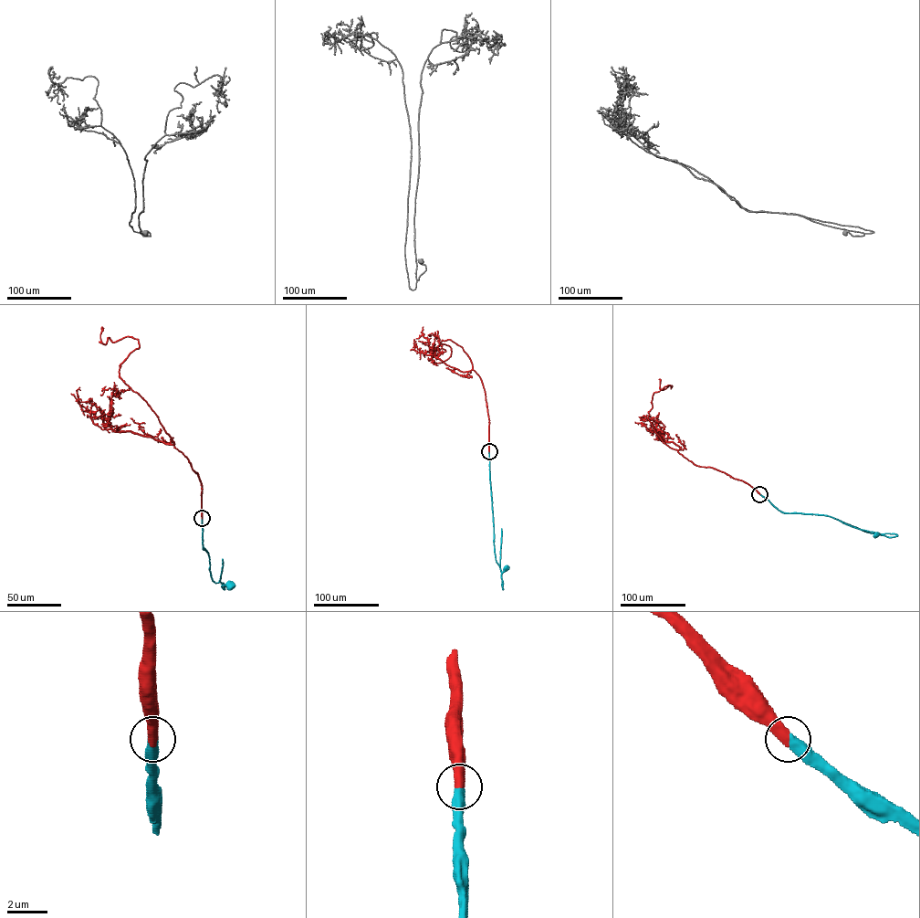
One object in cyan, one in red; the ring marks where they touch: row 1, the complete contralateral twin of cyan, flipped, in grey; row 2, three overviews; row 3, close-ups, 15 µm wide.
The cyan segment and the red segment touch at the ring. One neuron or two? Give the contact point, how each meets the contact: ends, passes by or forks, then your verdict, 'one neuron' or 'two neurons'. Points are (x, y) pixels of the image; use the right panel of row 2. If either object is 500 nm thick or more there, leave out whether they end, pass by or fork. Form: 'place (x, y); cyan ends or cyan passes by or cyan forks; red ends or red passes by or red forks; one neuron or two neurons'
place (759, 494); one neuron

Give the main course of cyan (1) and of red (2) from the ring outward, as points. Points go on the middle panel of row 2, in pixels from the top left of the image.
1: (489, 451), (495, 553), (501, 573), (503, 589), (501, 574), (506, 568)
2: (489, 451), (485, 390), (471, 360), (450, 340), (439, 343), (451, 351), (443, 362), (433, 364), (429, 351)

